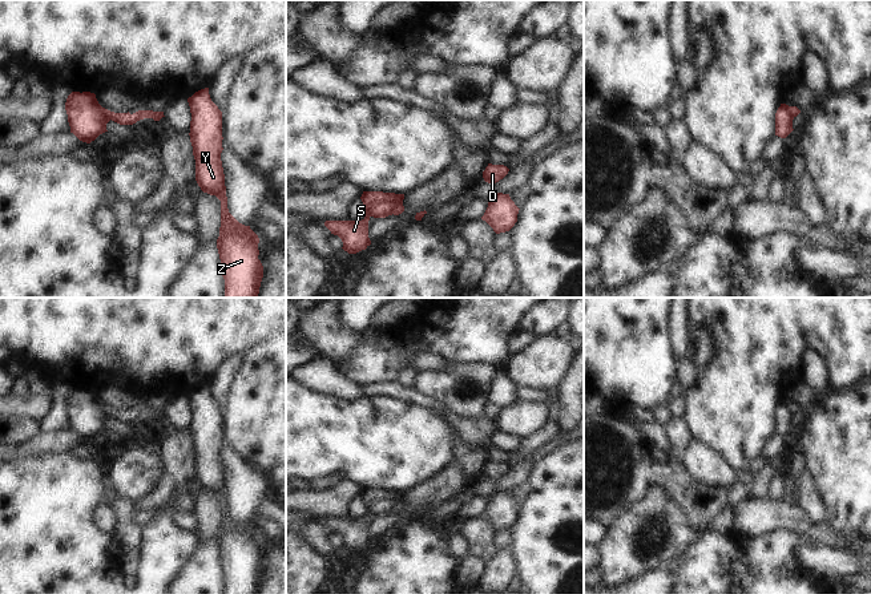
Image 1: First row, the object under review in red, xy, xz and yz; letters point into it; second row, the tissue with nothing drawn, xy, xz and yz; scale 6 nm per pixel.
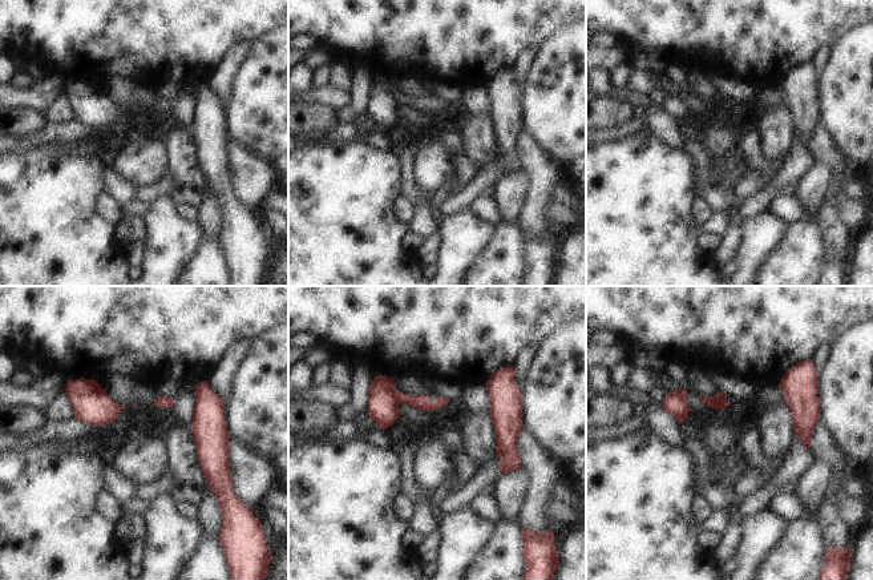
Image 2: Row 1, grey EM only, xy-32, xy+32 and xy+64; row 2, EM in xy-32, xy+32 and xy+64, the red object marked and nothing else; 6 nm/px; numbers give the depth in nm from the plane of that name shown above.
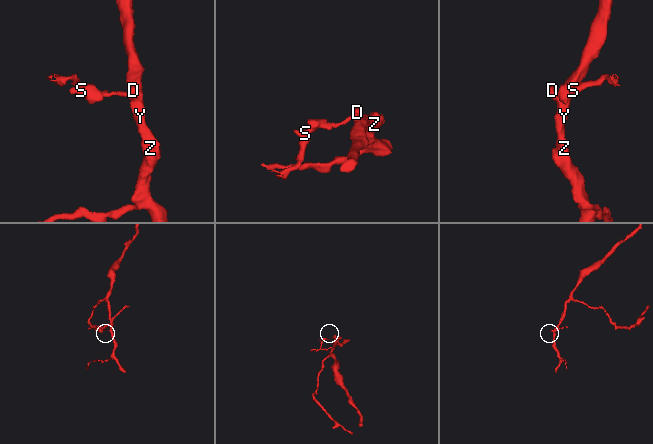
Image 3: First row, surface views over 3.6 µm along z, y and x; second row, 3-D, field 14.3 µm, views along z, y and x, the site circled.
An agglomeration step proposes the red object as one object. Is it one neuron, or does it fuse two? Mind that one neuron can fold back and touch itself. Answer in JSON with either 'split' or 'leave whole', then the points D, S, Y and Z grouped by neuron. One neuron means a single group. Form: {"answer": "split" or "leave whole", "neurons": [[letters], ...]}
{"answer": "split", "neurons": [["D", "Y", "Z"], ["S"]]}

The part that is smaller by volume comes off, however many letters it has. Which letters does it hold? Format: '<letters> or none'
S

